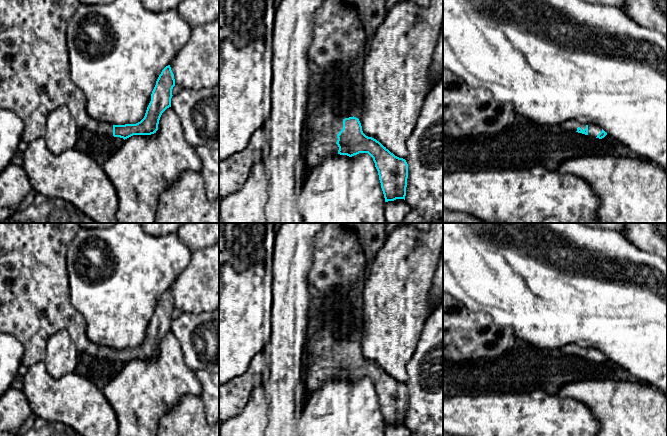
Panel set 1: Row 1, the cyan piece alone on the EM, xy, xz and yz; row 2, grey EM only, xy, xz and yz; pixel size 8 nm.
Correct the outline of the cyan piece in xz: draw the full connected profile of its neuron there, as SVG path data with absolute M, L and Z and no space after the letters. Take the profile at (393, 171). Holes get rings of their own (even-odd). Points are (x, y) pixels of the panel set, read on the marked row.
M315 85L311 98L301 137L306 164L312 168L329 155L352 157L368 153L378 171L385 202L405 200L408 178L406 160L395 156L376 139L366 136L358 118L338 119L331 108L319 102Z

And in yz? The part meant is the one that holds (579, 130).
M575 120L565 121L560 126L567 131L574 131L599 139L602 139L607 135L602 128L595 124L581 124Z

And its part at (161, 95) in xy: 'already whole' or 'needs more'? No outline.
needs more

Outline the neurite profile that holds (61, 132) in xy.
M59 106L47 117L43 138L54 155L75 148L78 127L67 106Z

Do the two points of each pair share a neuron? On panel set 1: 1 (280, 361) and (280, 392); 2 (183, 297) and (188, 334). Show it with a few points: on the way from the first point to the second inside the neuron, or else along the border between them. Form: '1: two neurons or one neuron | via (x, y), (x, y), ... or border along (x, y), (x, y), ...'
1: one neuron | via (280, 369), (280, 384)
2: two neurons | border along (208, 311), (182, 313)

